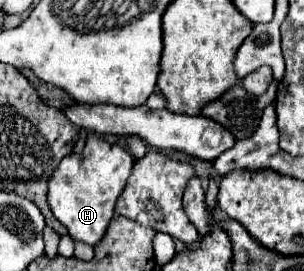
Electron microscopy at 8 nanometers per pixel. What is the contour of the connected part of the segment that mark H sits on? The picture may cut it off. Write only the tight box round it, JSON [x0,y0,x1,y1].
[48,135,134,247]

